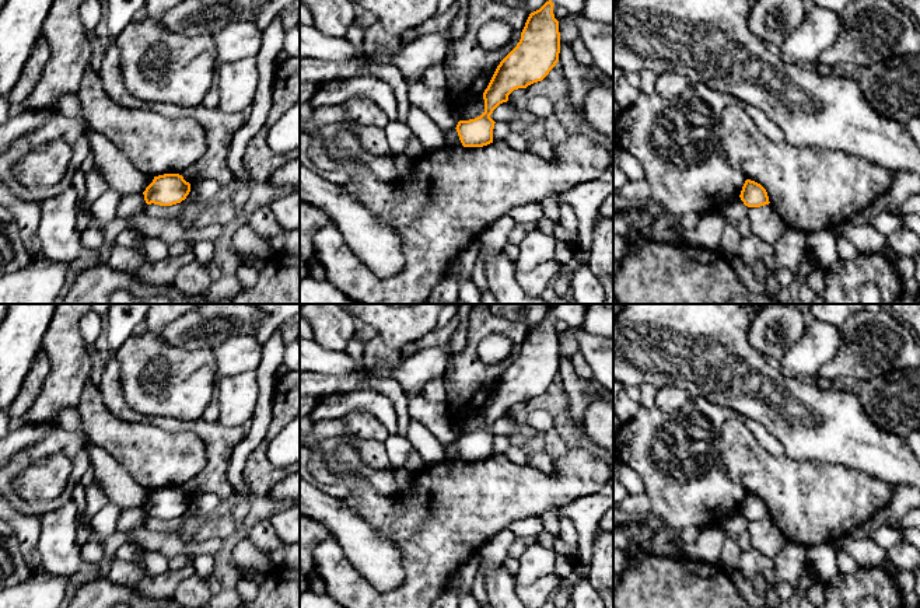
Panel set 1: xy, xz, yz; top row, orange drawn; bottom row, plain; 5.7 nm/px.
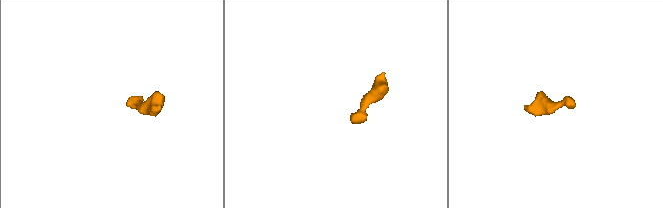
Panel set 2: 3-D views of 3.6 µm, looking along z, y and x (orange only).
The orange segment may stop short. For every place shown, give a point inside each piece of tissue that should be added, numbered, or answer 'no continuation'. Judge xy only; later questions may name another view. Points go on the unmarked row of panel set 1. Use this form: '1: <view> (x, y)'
no continuation

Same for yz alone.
no continuation

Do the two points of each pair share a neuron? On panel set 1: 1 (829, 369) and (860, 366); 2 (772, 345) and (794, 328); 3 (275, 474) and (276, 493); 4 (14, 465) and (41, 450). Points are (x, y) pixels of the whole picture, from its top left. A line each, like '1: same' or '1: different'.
1: same
2: same
3: different
4: same

